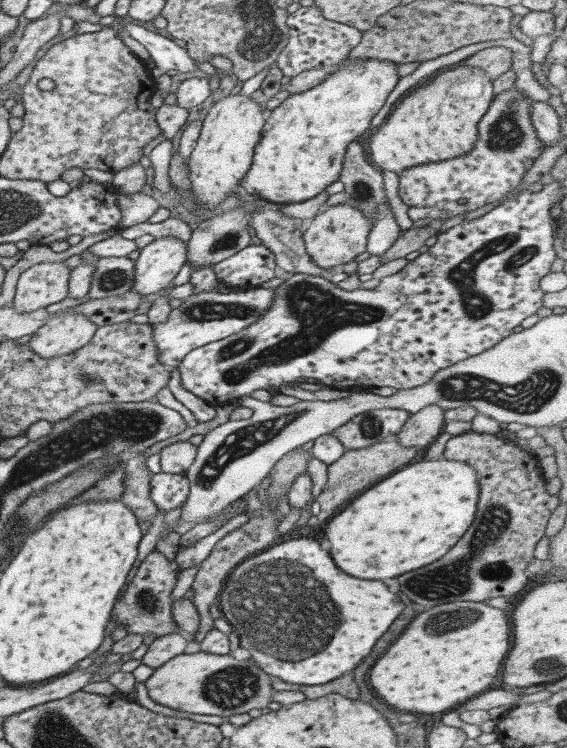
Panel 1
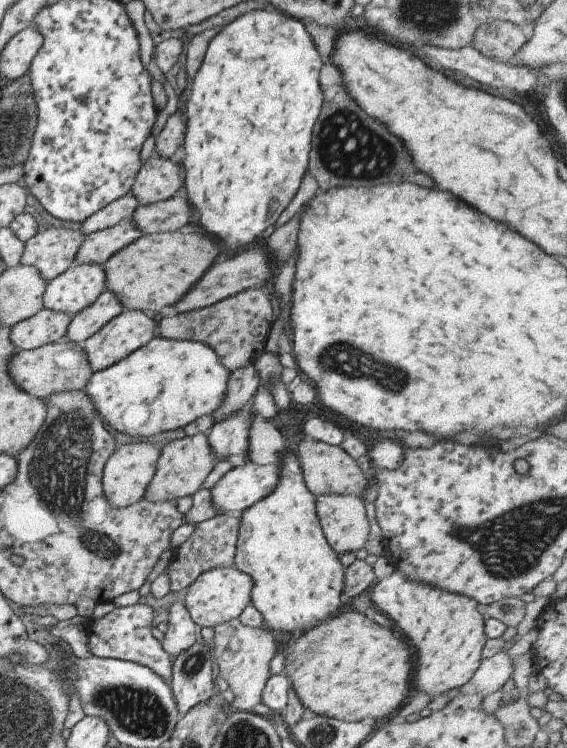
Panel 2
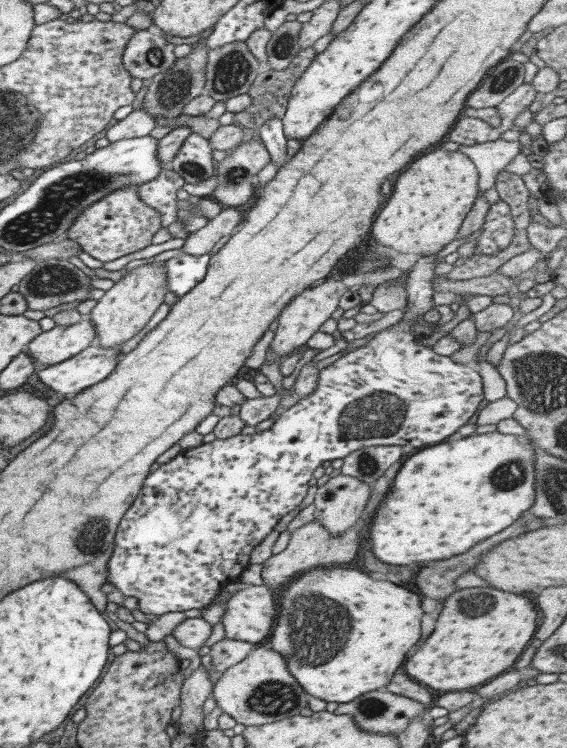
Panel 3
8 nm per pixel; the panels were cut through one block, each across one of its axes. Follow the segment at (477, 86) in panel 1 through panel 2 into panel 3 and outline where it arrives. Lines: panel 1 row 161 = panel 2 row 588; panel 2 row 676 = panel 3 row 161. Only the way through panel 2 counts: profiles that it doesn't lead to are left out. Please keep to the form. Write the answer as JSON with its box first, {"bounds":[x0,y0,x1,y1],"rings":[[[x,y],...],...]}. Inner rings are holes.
{"bounds":[369,146,479,254],"rings":[[[438,146],[402,172],[392,196],[376,214],[369,238],[402,254],[437,254],[457,238],[459,228],[479,196],[479,174],[468,156]]]}

